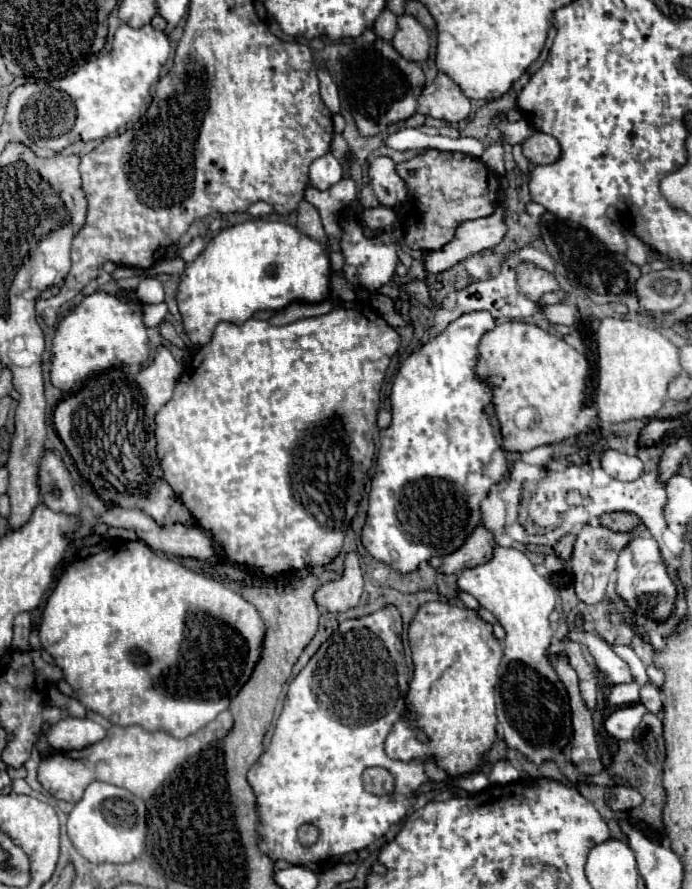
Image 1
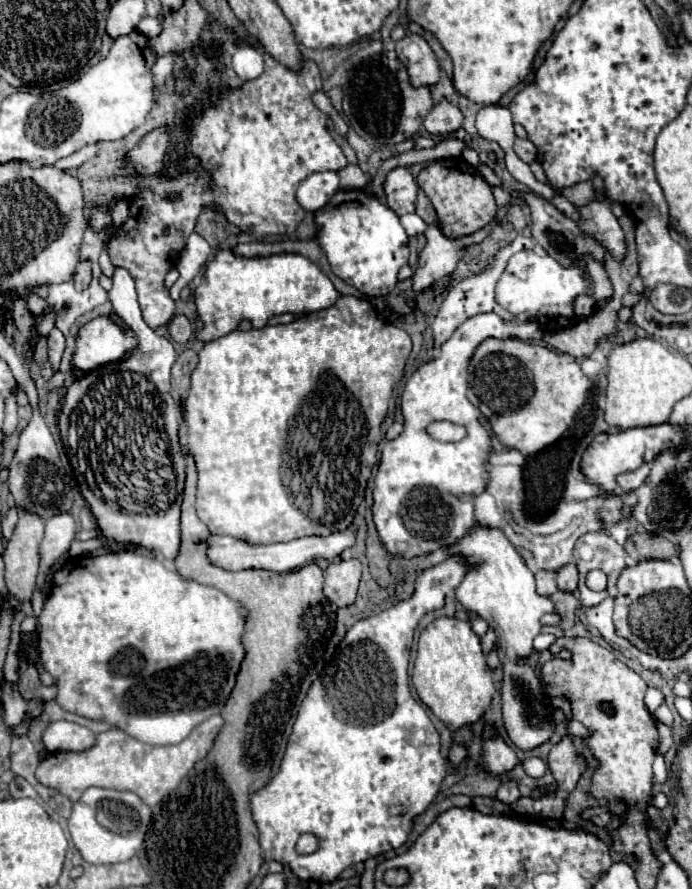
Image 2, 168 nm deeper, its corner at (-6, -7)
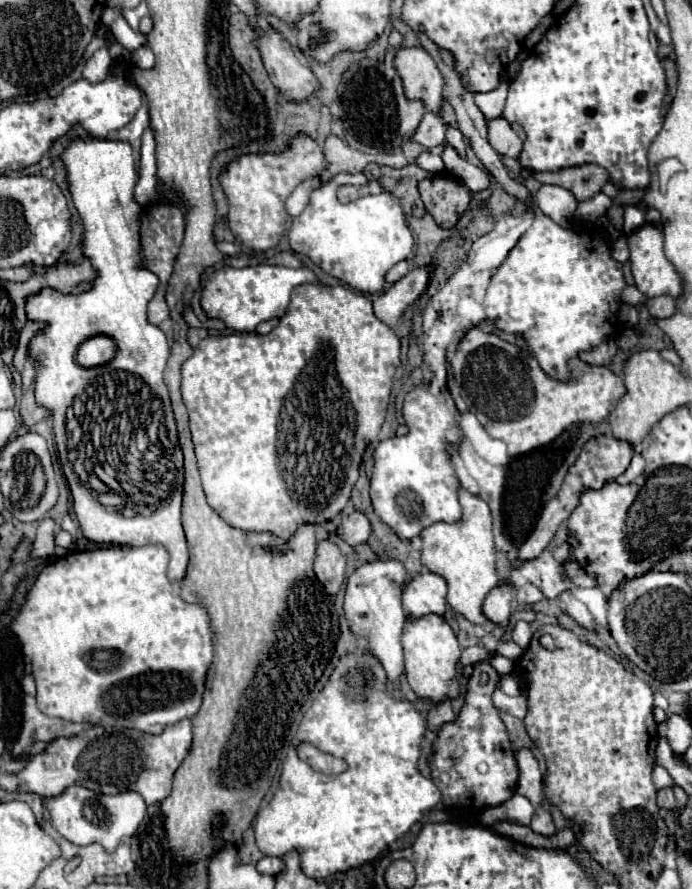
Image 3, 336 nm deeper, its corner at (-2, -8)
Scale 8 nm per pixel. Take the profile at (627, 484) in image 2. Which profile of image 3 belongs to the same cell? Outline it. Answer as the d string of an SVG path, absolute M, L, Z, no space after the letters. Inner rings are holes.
M635 453L633 459L631 459L631 463L629 463L629 467L625 469L625 473L621 473L621 475L617 477L617 483L627 485L627 483L635 481L635 479L643 473L643 469L645 469L645 459L643 459L641 453Z

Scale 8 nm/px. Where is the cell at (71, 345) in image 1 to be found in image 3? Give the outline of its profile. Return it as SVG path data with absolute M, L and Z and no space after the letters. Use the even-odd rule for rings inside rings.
M95 335L79 345L77 363L81 367L97 367L111 361L113 355L115 355L115 343L111 341L111 337Z

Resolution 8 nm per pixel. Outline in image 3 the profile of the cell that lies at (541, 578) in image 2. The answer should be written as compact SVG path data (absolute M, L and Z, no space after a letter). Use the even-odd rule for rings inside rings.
M523 585L517 589L517 603L521 605L533 605L537 601L543 599L543 593L539 593L539 589L535 589L533 585Z

